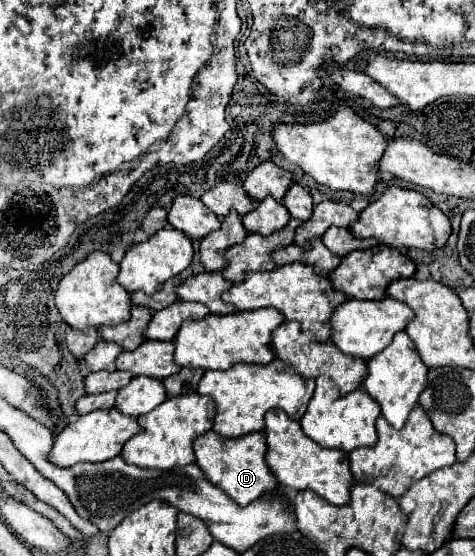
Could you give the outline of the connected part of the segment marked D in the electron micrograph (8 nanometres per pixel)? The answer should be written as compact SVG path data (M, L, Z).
M208 431L206 435L198 437L194 441L194 453L196 453L196 465L204 471L206 479L220 487L232 501L238 505L248 505L262 495L280 491L280 485L272 471L268 471L268 465L264 463L264 433L250 433L240 439L226 439L214 431Z

